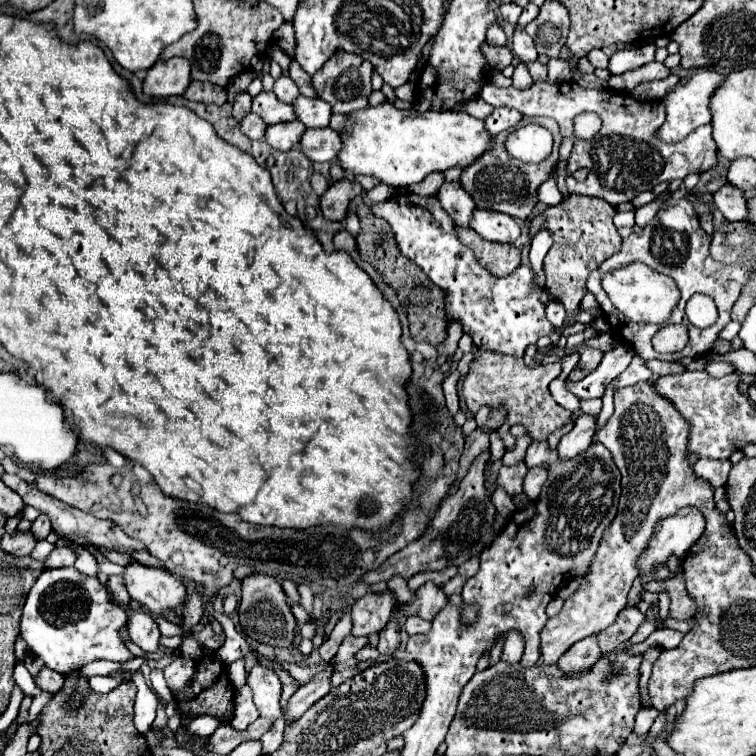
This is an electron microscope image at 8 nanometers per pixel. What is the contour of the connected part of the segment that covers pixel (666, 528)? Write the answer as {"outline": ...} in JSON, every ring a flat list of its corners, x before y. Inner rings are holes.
{"outline":[[692,506,678,510,672,518,662,520,656,526,648,550,640,556,640,574,650,576,654,562,666,562,670,554,682,558,690,550,690,546,702,536,704,526,704,514]]}

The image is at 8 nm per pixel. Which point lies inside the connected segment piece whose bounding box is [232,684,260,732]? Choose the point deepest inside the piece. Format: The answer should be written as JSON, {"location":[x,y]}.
{"location":[246,712]}

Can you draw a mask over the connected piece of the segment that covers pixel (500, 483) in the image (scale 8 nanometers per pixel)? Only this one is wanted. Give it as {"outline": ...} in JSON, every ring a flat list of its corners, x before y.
{"outline":[[524,462,516,464,516,466,502,466,500,472,498,472,498,480,496,480,496,486,498,488,504,488,508,492,510,498,522,494,522,482,528,474,528,468]]}

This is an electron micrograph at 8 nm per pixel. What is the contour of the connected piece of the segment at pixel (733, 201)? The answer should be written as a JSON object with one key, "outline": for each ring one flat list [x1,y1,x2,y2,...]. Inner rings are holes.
{"outline":[[724,184,714,194,714,204,730,222,744,220,748,214,748,200,744,198,744,192,732,184]]}

